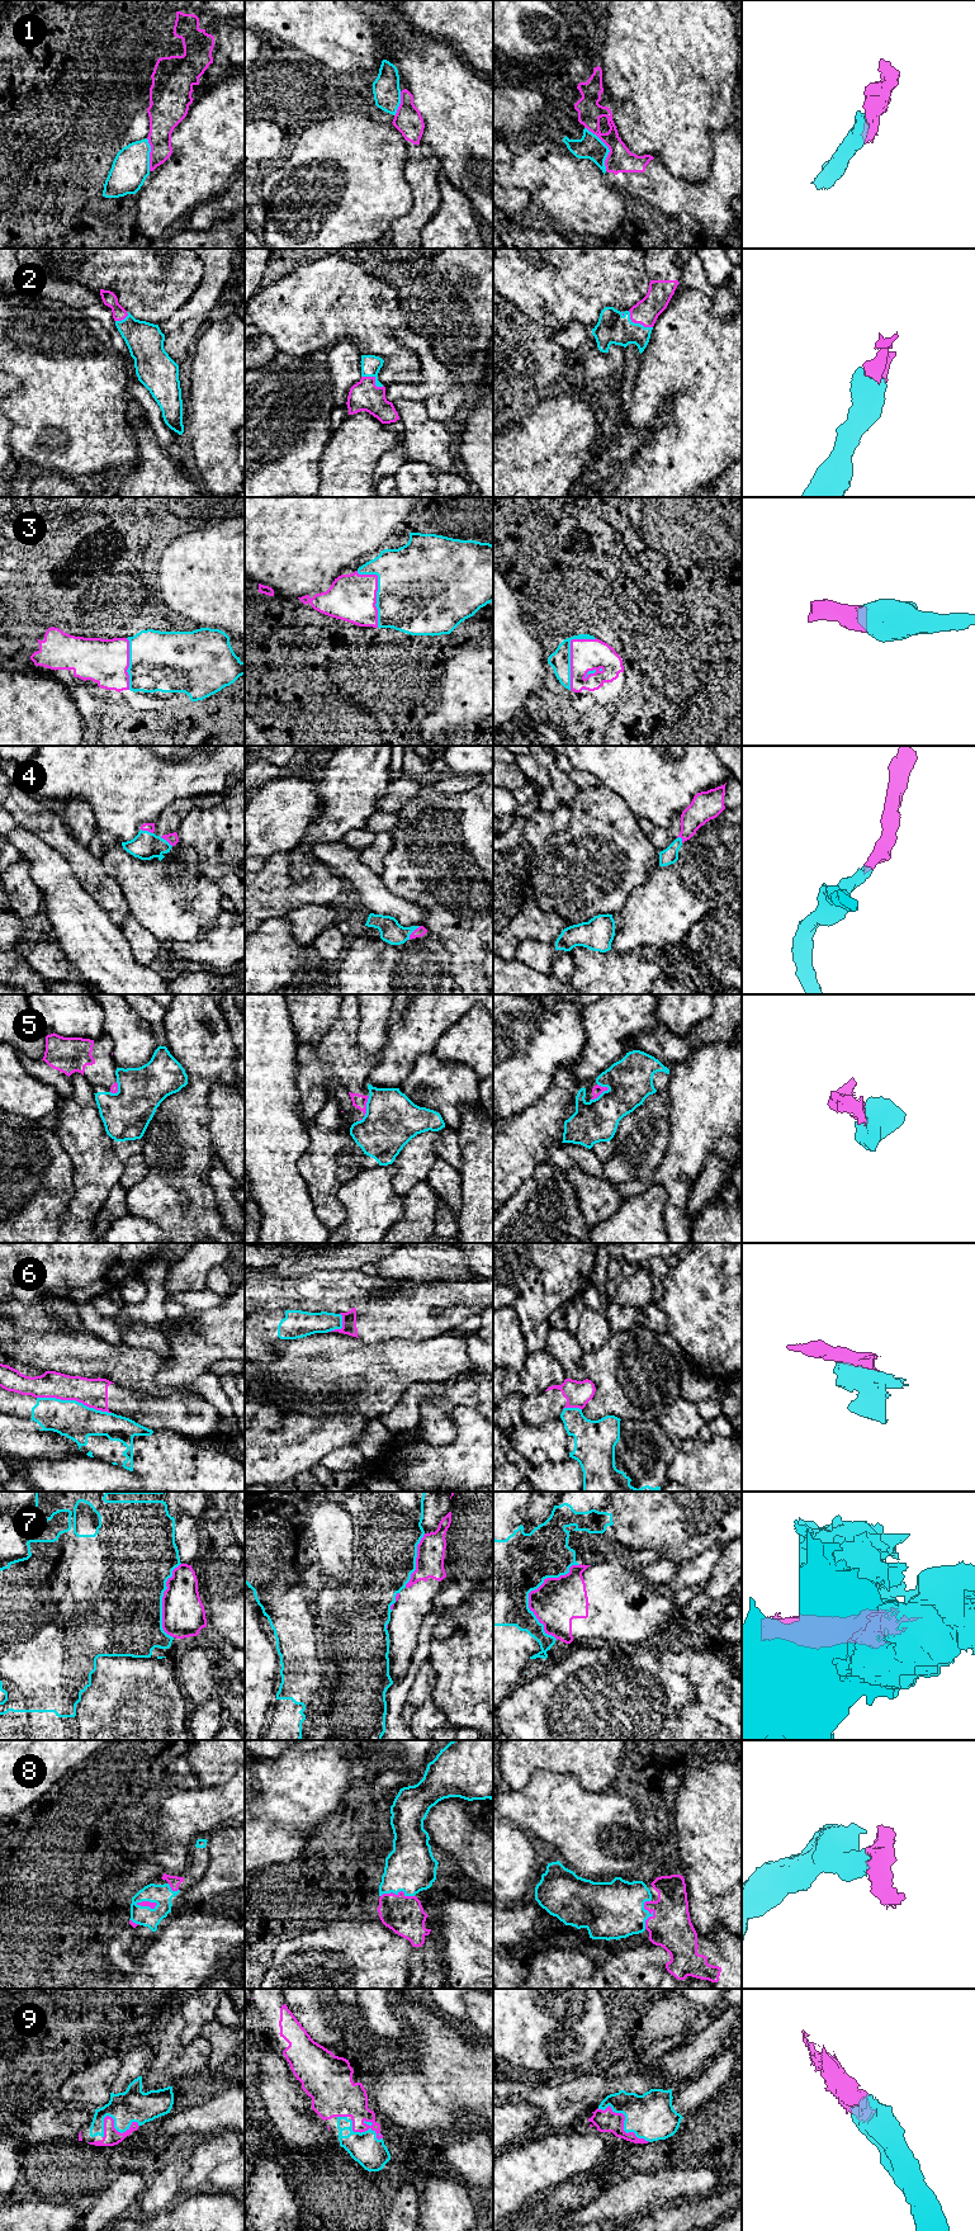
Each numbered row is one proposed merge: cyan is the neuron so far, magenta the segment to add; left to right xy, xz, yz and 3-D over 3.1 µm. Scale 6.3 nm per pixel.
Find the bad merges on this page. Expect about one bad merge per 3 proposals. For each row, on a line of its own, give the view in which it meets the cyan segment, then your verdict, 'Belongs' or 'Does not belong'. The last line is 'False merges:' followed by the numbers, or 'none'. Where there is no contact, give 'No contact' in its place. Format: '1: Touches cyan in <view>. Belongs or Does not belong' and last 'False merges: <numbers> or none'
1: Touches cyan in yz. Does not belong
2: Touches cyan in yz. Belongs
3: Touches cyan in yz. Belongs
4: Touches cyan in xz. Belongs
5: Touches cyan in yz. Does not belong
6: Touches cyan in xy. Does not belong
7: Touches cyan in yz. Does not belong
8: Touches cyan in yz. Belongs
9: Touches cyan in xz. Belongs
False merges: 1, 5, 6, 7

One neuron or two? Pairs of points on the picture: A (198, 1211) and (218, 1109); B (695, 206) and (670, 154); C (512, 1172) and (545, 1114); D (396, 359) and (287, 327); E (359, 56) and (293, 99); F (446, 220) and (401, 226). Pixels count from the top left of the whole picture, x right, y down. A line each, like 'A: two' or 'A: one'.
A: two
B: two
C: one
D: one
E: two
F: two

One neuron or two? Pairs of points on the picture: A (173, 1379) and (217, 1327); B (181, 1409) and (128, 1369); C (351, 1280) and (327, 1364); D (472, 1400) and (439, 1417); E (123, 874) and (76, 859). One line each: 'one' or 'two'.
A: one
B: two
C: two
D: one
E: two

